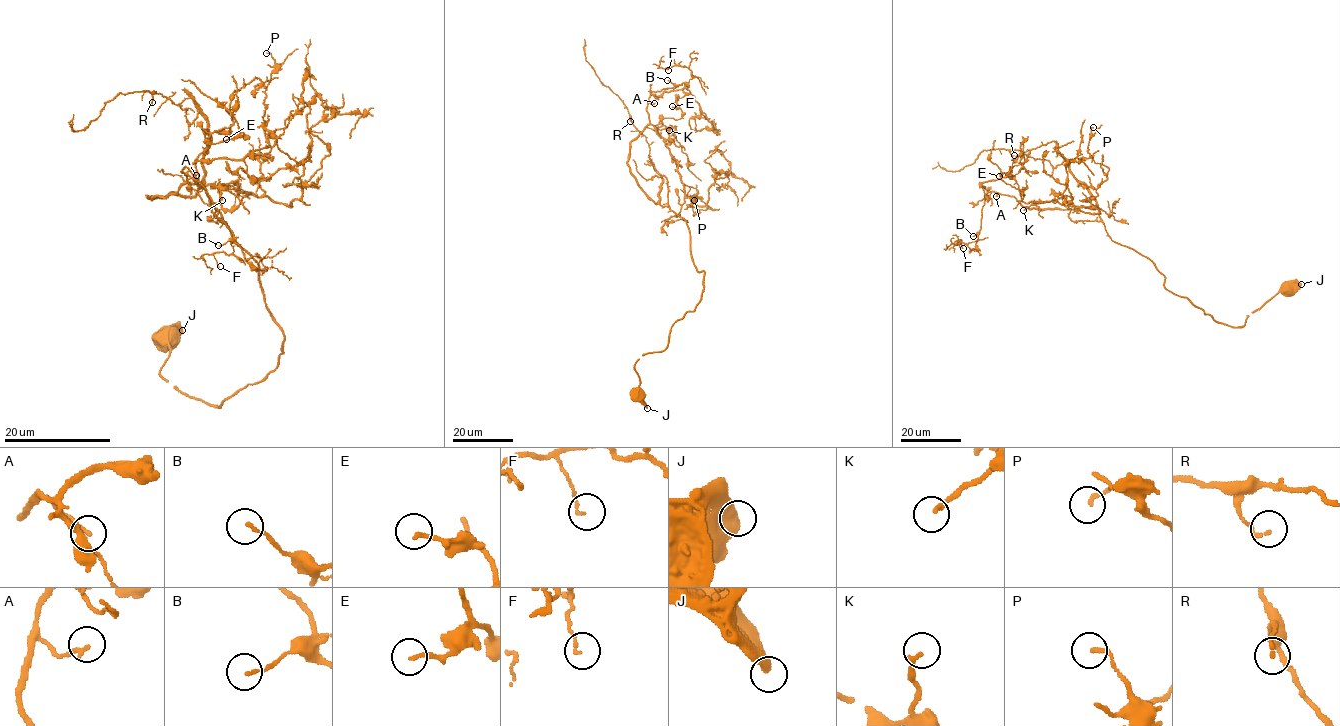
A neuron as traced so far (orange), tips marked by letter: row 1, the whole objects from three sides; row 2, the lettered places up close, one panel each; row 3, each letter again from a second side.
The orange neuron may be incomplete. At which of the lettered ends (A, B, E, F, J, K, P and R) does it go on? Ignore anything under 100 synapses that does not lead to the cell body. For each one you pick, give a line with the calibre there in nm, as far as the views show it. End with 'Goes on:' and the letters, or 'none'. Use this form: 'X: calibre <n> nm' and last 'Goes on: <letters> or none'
Goes on: none

